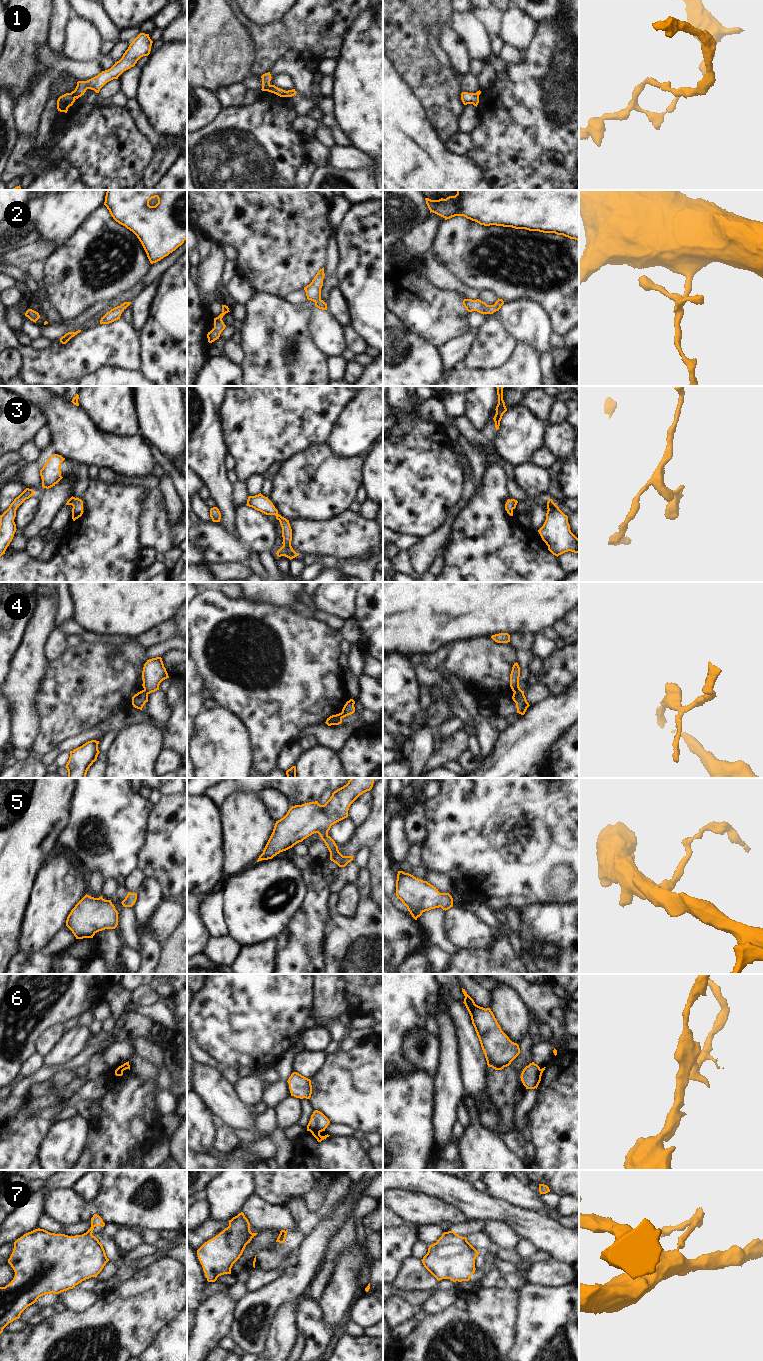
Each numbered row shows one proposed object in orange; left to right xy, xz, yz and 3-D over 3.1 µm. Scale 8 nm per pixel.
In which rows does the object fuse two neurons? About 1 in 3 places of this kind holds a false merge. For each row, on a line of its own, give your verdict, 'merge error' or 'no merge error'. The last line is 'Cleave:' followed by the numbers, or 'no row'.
1: merge error
2: no merge error
3: no merge error
4: merge error
5: no merge error
6: merge error
7: merge error
Cleave: 1, 4, 6, 7

